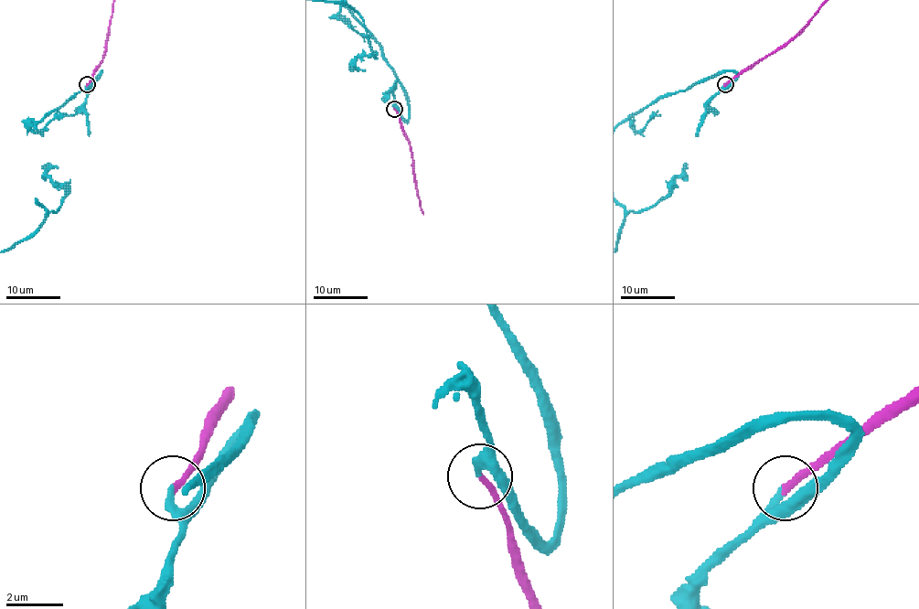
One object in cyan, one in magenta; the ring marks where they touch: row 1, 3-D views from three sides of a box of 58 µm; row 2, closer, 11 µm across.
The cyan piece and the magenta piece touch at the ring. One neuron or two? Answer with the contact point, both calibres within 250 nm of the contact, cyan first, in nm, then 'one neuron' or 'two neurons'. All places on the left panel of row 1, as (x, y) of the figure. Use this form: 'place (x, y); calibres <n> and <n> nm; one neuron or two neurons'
place (87, 84); calibres 240 and 220 nm; one neuron

